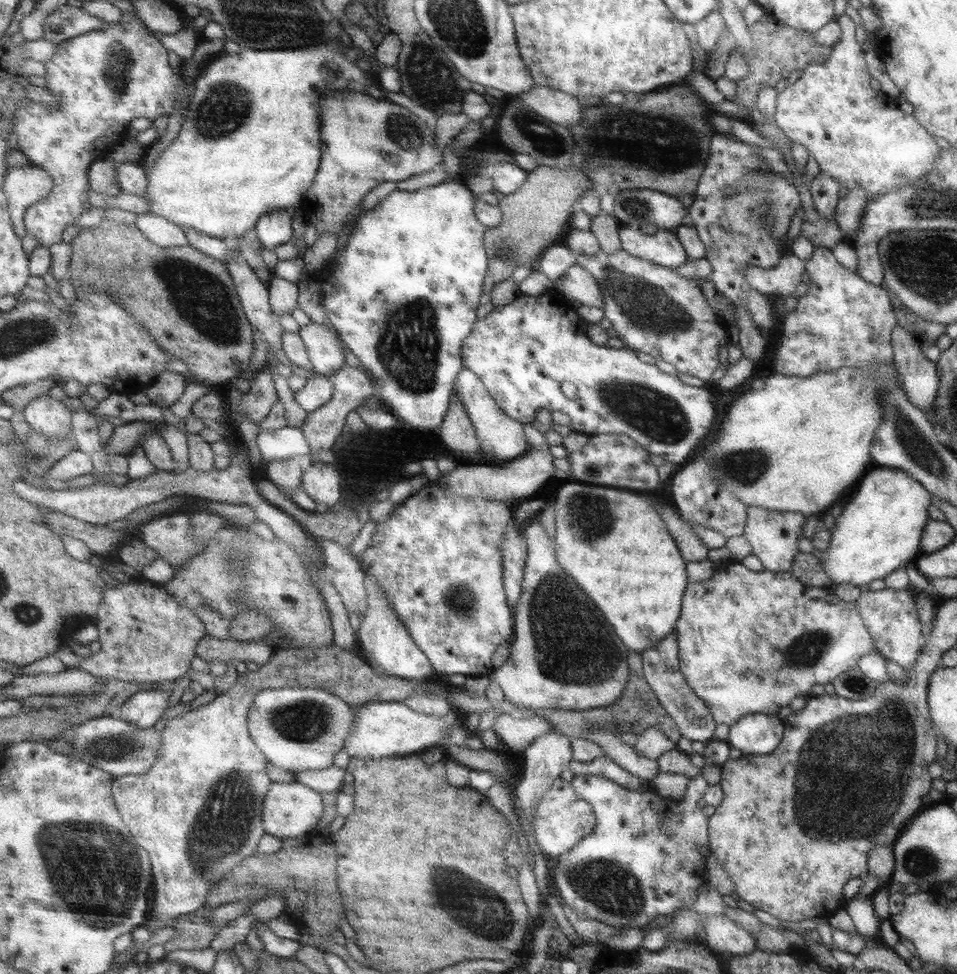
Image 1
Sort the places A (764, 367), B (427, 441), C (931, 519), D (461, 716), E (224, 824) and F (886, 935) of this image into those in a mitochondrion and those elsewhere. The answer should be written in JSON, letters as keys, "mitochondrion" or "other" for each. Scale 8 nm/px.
{"A":"other","B":"other","C":"other","D":"other","E":"mitochondrion","F":"other"}

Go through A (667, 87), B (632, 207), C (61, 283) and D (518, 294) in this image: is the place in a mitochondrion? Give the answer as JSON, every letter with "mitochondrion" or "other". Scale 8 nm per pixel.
{"A":"other","B":"mitochondrion","C":"other","D":"other"}

